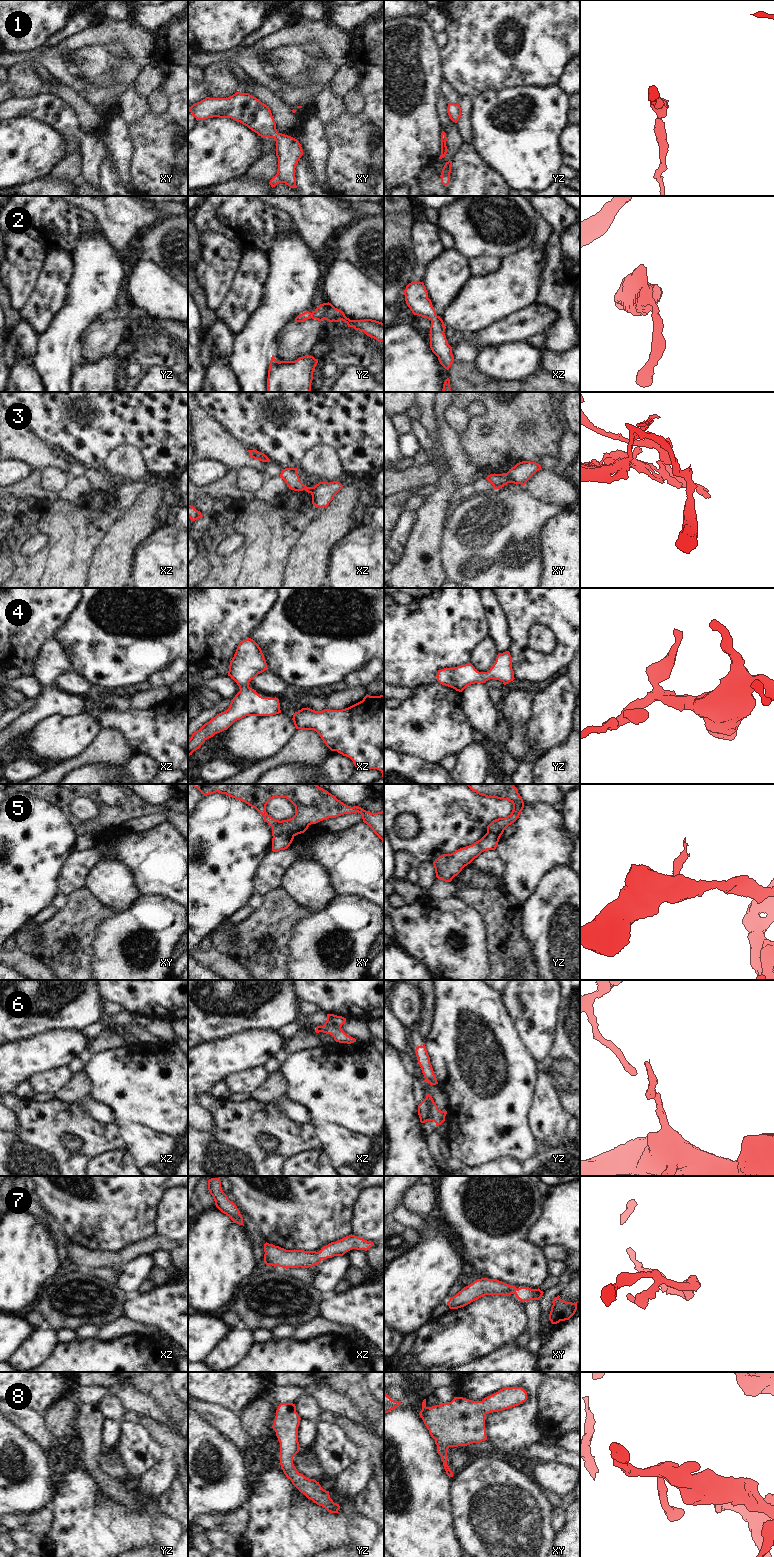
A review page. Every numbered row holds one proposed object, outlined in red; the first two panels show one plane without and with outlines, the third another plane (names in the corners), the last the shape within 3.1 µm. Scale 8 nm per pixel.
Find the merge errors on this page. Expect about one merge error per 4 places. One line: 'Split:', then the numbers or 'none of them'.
Split: 3, 5.

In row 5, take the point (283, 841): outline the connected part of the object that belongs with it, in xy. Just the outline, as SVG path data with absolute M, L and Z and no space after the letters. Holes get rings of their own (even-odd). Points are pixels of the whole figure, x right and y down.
M282 833L279 836L274 836L272 838L272 851L278 852L280 850L287 849L292 843L294 836L288 833Z

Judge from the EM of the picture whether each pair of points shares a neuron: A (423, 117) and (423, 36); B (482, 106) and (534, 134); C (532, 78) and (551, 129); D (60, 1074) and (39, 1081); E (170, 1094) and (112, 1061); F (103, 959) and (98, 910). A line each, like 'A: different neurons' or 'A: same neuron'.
A: same neuron
B: same neuron
C: different neurons
D: same neuron
E: same neuron
F: different neurons

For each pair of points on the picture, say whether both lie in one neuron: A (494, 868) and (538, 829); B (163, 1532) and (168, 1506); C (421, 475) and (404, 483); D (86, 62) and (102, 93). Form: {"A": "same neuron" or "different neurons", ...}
{"A": "different neurons", "B": "different neurons", "C": "same neuron", "D": "different neurons"}

